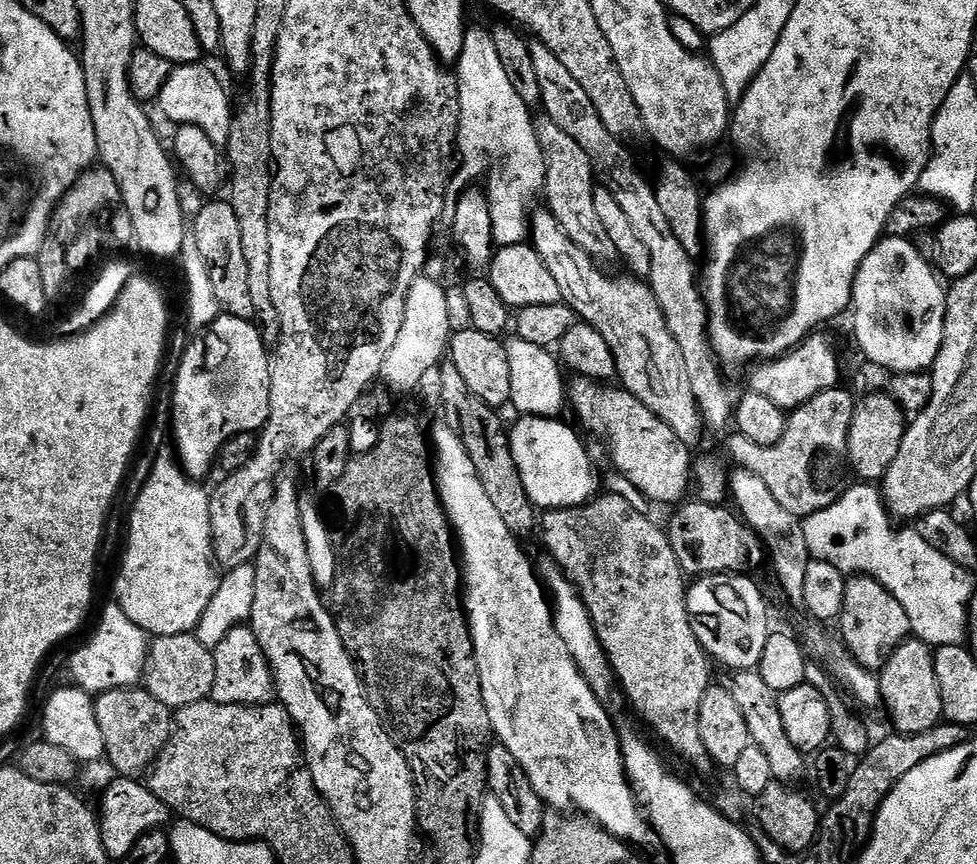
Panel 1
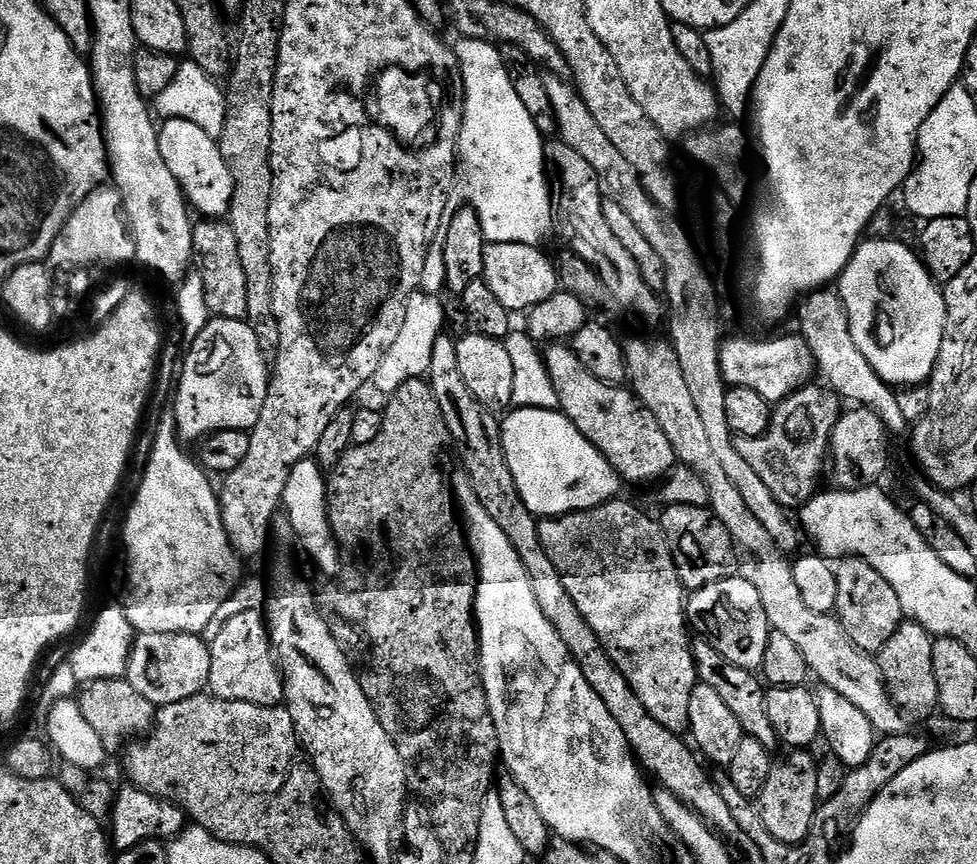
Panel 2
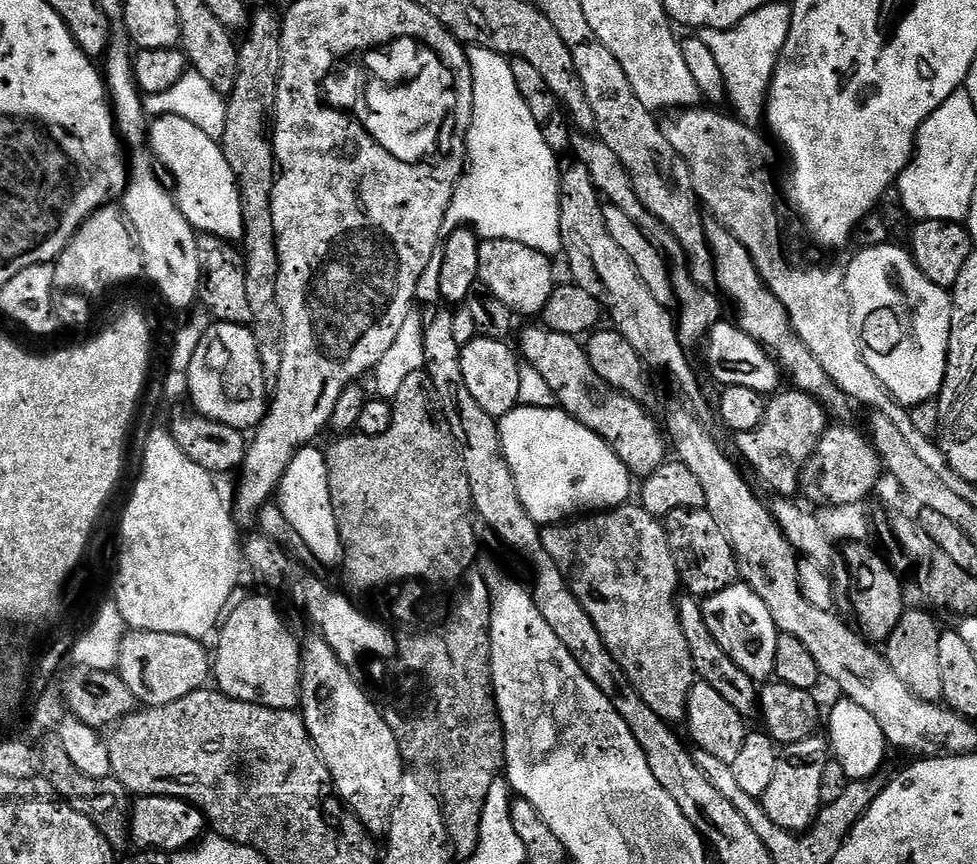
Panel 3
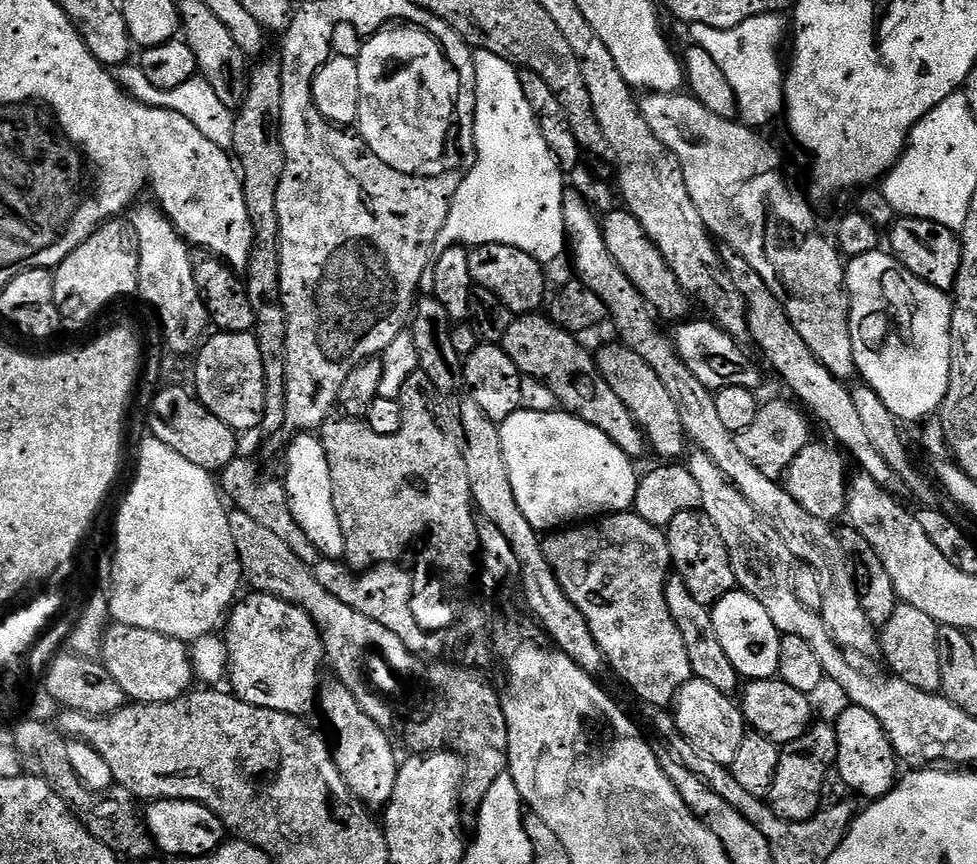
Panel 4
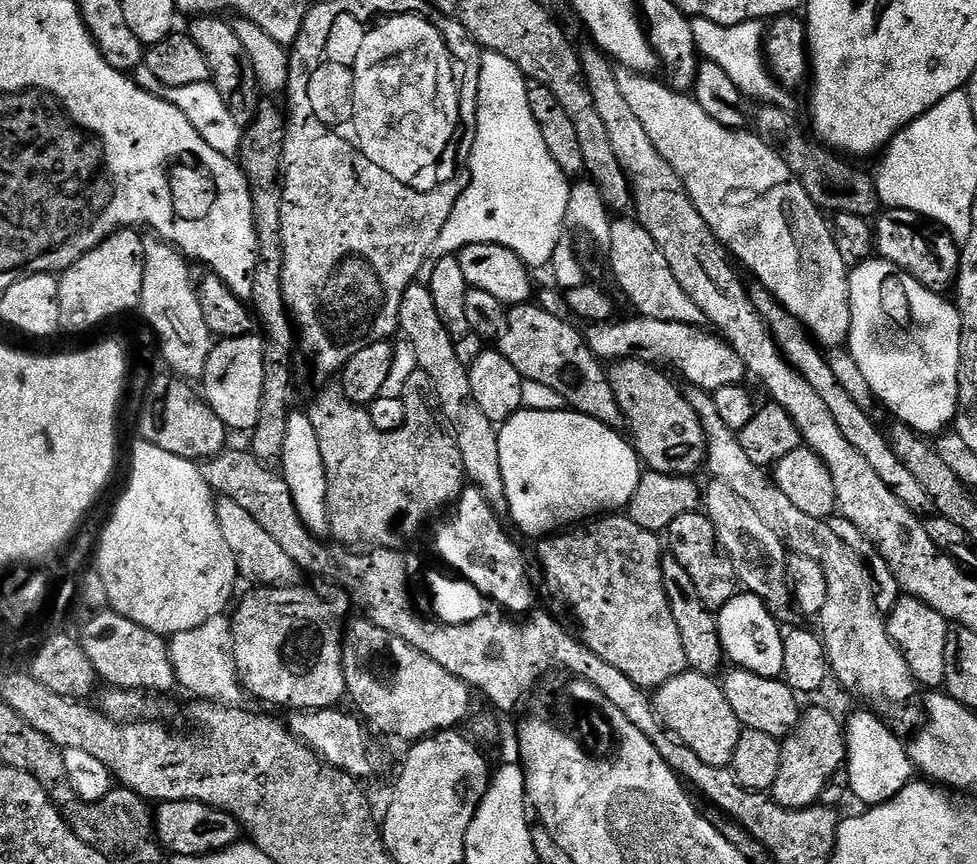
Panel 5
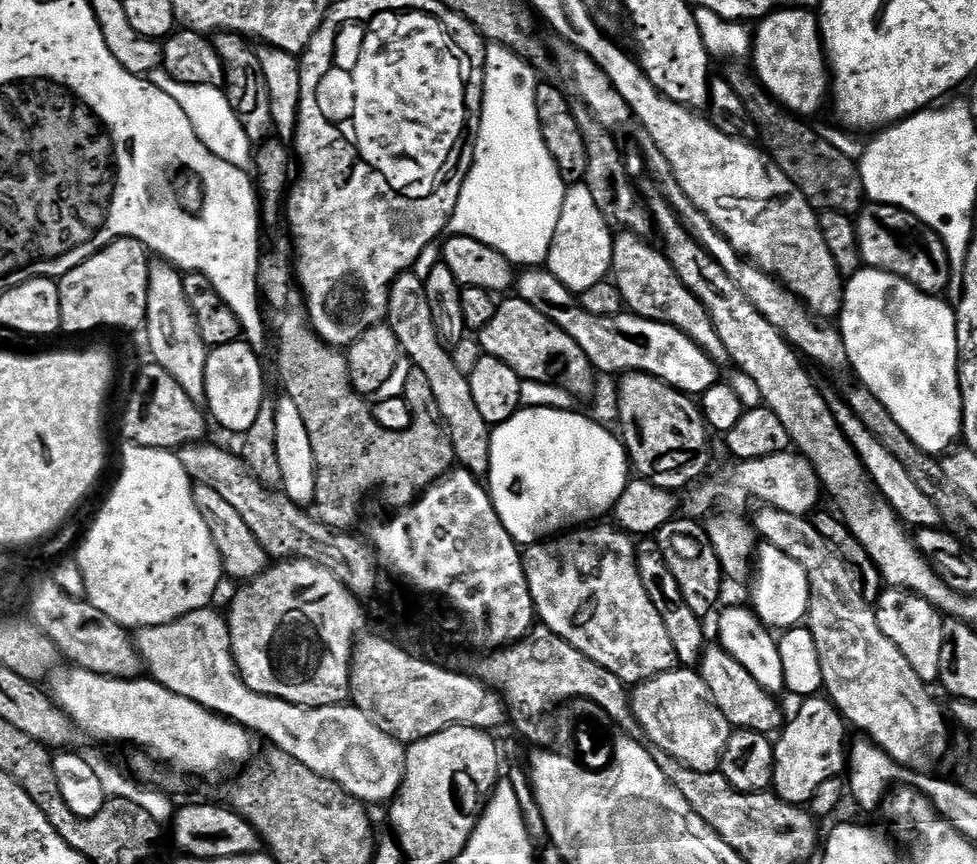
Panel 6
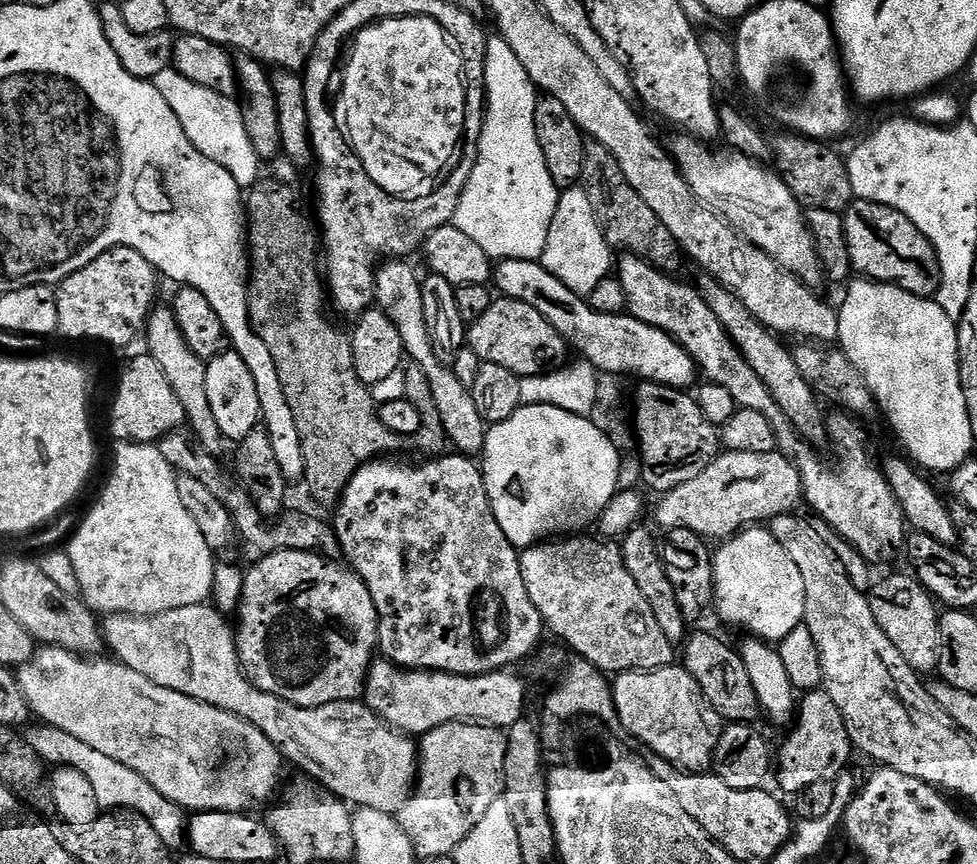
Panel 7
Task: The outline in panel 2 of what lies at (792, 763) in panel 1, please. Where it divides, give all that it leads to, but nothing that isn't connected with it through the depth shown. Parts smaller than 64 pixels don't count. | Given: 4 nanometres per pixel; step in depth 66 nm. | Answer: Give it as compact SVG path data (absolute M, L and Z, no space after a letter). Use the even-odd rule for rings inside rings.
M703 638L693 639L692 657L696 662L699 683L710 686L718 694L722 694L726 706L730 706L730 710L734 710L734 718L738 718L738 722L742 722L745 736L758 738L758 742L762 742L762 746L766 746L770 750L775 749L778 737L774 722L770 720L767 710L768 694L765 681L753 669L734 666L734 662L725 660L724 655L712 643Z

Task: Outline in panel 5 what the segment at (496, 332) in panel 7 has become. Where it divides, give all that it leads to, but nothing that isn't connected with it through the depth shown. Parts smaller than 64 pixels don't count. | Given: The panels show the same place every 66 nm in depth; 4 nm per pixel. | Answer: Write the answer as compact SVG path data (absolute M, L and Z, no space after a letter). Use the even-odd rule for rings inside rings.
M536 302L509 307L506 330L498 337L498 351L524 380L558 390L571 411L593 416L611 428L623 429L624 415L614 398L614 390L610 390L605 365L590 350L585 333L579 332L575 323L567 324L564 319L563 315L550 314Z

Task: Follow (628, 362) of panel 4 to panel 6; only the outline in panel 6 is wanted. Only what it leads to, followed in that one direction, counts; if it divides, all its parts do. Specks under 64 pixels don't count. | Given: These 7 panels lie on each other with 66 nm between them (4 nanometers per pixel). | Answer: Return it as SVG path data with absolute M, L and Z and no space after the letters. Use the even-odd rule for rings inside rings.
M625 372L619 377L619 380L620 385L616 388L616 412L620 415L621 428L619 428L619 431L622 433L624 448L628 451L628 459L634 465L635 475L641 480L649 480L651 484L659 488L667 488L669 490L681 490L680 488L692 483L692 485L695 485L697 483L695 480L708 468L708 436L710 437L710 429L704 423L704 414L700 411L699 403L693 397L687 396L685 392L679 392L677 388L672 388L666 382L662 382L645 372Z

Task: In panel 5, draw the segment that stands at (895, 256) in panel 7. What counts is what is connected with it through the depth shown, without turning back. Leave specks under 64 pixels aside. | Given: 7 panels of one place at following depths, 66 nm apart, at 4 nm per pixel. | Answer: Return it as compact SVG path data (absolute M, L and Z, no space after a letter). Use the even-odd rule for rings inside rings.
M905 208L881 211L874 220L874 248L879 259L889 260L906 274L910 274L931 292L947 293L960 275L961 249L947 232L933 226L923 216Z

